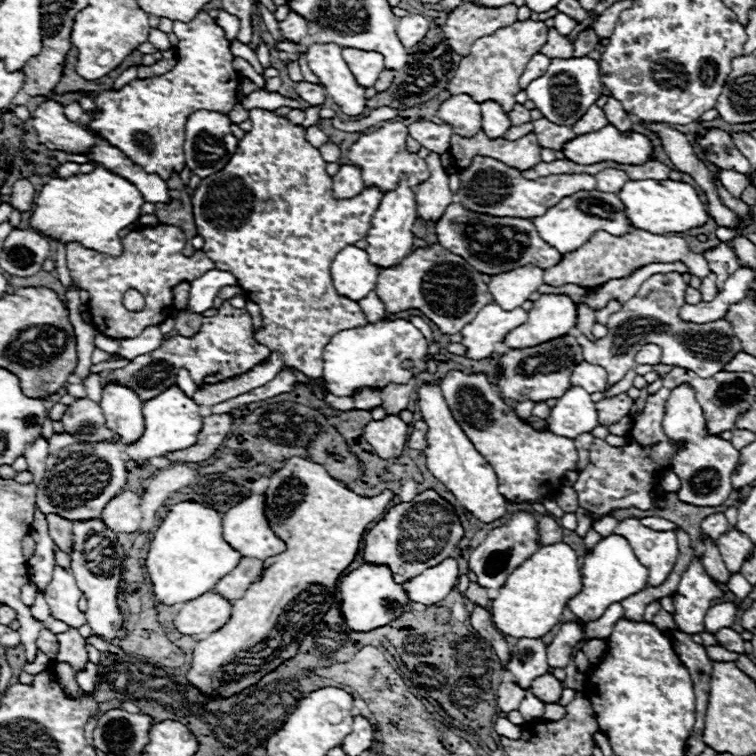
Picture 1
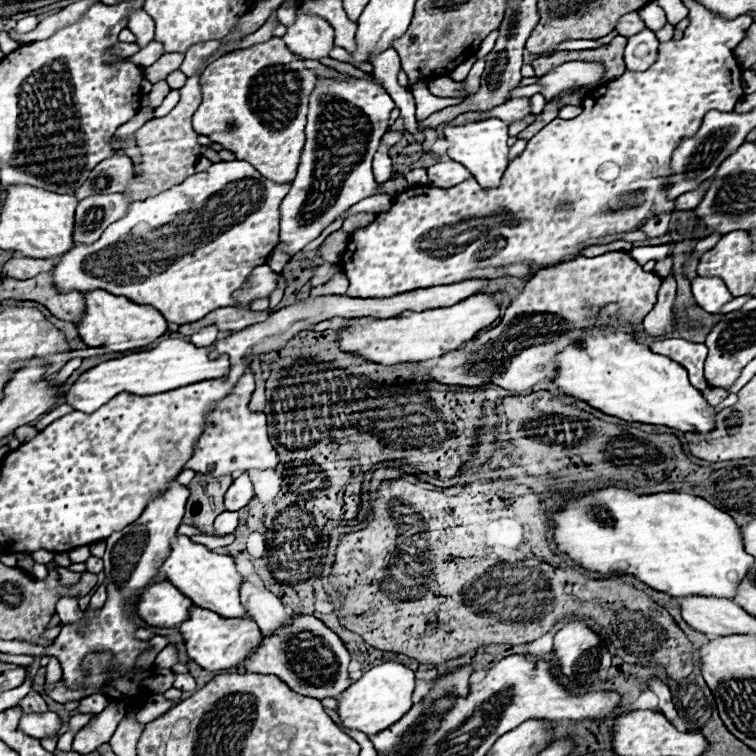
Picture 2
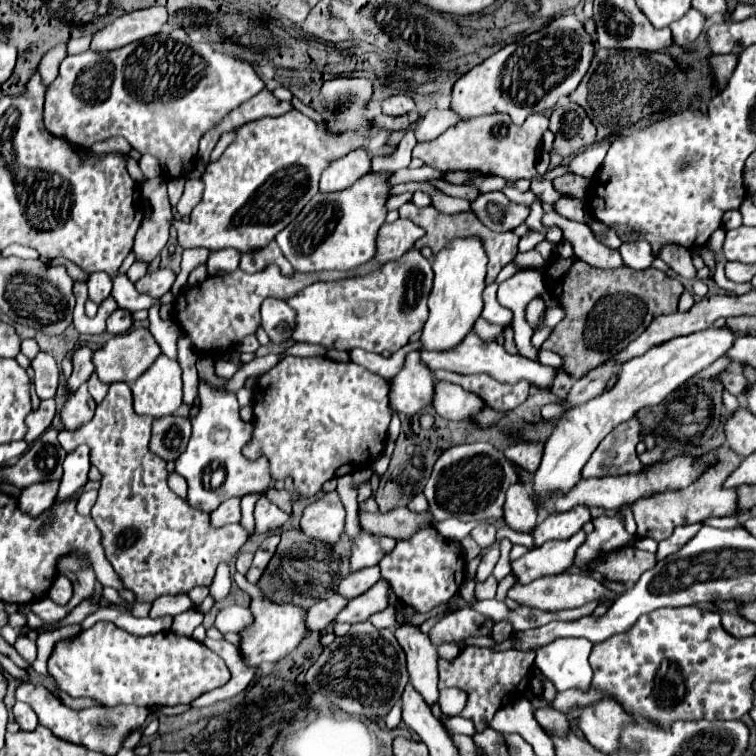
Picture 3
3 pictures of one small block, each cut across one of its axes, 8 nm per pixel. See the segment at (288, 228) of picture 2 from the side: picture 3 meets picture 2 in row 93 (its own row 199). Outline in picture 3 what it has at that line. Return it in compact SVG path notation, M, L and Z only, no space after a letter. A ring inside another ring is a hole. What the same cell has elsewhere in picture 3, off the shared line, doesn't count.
M370 172L362 176L354 186L332 192L316 194L296 216L288 228L278 232L276 242L294 266L296 272L318 272L318 270L350 270L366 264L376 254L378 230L386 220L386 198L388 198L388 174Z

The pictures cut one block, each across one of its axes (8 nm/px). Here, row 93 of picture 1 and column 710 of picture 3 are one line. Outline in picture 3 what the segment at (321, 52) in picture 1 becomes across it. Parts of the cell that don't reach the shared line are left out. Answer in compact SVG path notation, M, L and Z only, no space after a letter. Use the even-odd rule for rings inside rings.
M728 326L722 328L708 328L704 332L694 332L688 336L672 338L656 348L648 350L642 356L628 360L622 366L618 382L614 388L606 390L604 394L592 398L586 404L574 406L562 414L558 426L554 428L552 436L544 446L544 456L540 468L534 472L532 478L532 492L536 496L548 496L548 492L568 492L568 488L576 486L580 480L580 472L584 464L590 460L592 452L598 444L622 422L634 418L640 408L660 404L672 390L676 390L682 382L692 378L702 368L710 366L718 360L732 344L738 340L736 332Z

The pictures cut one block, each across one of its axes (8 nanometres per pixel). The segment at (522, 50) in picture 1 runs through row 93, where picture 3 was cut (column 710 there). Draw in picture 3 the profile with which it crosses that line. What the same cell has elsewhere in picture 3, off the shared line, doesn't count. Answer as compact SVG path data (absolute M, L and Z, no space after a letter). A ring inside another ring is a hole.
M726 446L714 448L710 452L716 452L716 456L720 456L720 464L716 464L716 468L708 468L708 472L704 472L704 476L700 476L696 484L690 484L680 492L664 492L664 496L648 496L648 500L638 500L636 504L632 504L634 520L638 524L638 536L648 536L660 542L672 536L674 528L678 526L702 522L706 518L720 518L720 516L740 518L742 514L746 514L740 512L736 504L736 488L724 488L724 480L732 474L732 468L740 466L740 456L736 456L736 452L732 452Z

